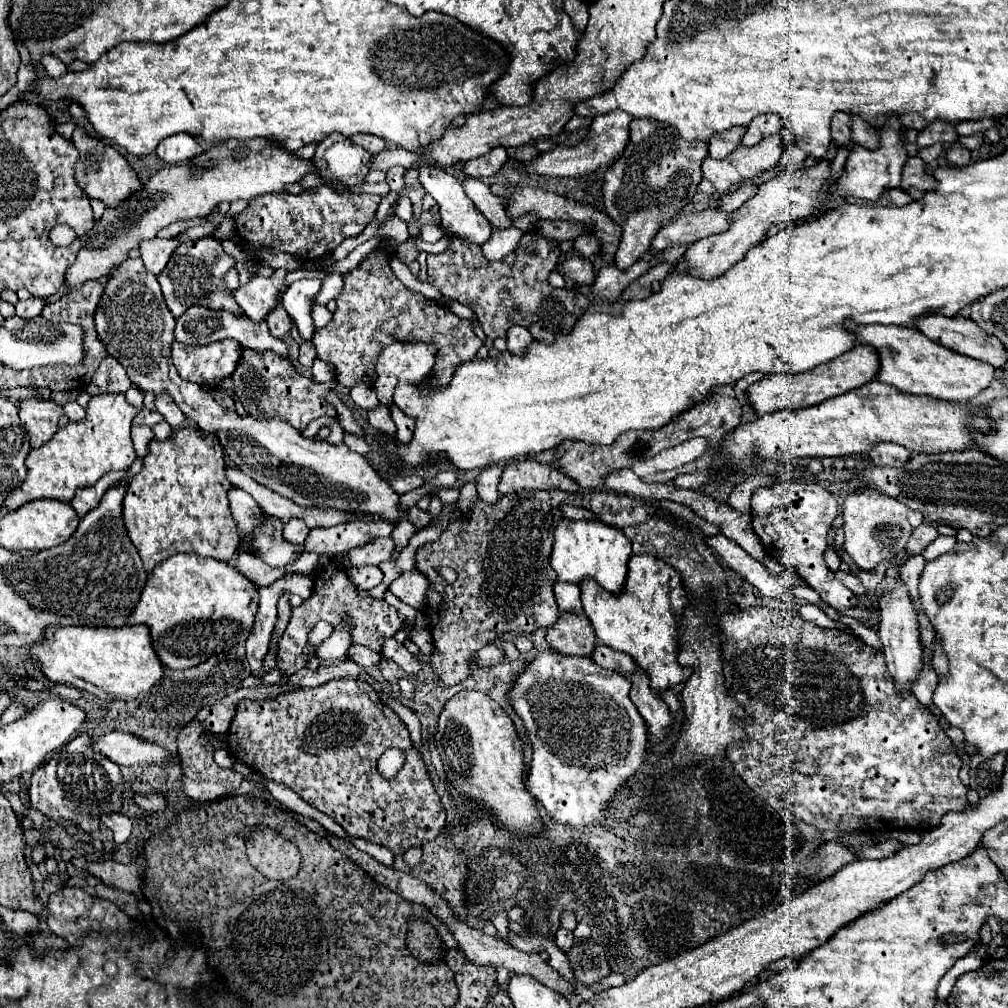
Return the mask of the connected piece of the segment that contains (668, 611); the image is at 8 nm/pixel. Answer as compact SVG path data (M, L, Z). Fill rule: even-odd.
M650 554L632 556L622 592L610 593L594 579L586 578L580 584L580 598L584 612L596 630L598 642L630 654L636 664L648 672L650 686L656 692L674 688L688 680L692 670L688 666L680 666L676 660L676 630L680 624L680 614L688 606L688 598L676 568Z

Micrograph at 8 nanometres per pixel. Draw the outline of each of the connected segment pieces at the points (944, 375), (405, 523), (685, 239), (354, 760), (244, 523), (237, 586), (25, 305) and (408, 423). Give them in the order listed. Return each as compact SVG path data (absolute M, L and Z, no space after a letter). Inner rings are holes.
M848 322L848 328L852 328L862 344L870 344L880 354L880 372L878 380L896 386L898 390L904 390L908 394L924 394L940 400L952 400L952 402L970 402L976 398L994 378L994 366L974 360L968 356L962 356L958 352L952 352L928 336L924 336L916 328L908 326L882 326L882 324L870 324L870 326L856 326Z
M404 519L398 522L390 536L396 544L391 559L395 560L398 558L400 550L402 550L402 548L408 544L409 539L412 537L415 531L415 526L409 520Z
M706 208L696 214L680 216L678 220L660 228L654 236L652 246L658 250L666 250L674 244L694 244L704 236L712 236L728 228L728 212L718 208Z
M338 678L328 680L318 688L280 694L278 698L266 702L242 700L228 730L228 752L274 782L290 786L308 804L332 816L348 834L380 844L396 856L404 854L412 846L422 846L424 840L436 840L446 828L442 802L428 776L426 764L412 746L406 724L392 708L382 704L374 688L362 680ZM388 748L400 748L406 754L404 766L392 782L386 780L376 768L378 758Z
M232 488L230 504L232 504L232 514L236 520L240 540L246 540L246 536L250 536L264 522L266 514L248 492L238 488Z
M174 554L158 564L128 624L146 624L156 656L166 668L192 668L238 642L246 642L258 610L258 588L226 562L198 554Z
M30 296L28 300L18 300L16 302L16 316L26 318L26 320L36 318L44 310L44 306L46 306L46 300L36 298L36 296Z
M394 405L390 407L390 416L397 428L397 439L403 443L409 442L415 428L415 420L406 416L398 407Z

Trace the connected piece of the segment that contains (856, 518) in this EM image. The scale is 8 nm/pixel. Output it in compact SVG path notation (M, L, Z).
M862 486L852 490L842 506L844 514L844 548L850 554L850 558L858 564L862 570L874 568L884 558L900 552L906 548L906 542L916 526L922 524L922 514L910 510L908 506L900 504L898 500L886 496L880 490Z

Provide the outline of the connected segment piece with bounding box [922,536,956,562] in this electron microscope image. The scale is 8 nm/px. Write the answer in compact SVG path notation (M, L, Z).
M938 536L924 552L922 552L922 556L924 556L924 560L926 562L930 562L930 560L934 560L934 558L938 558L940 554L946 554L946 552L952 552L952 548L954 548L954 544L956 544L956 538L948 538L948 536Z

